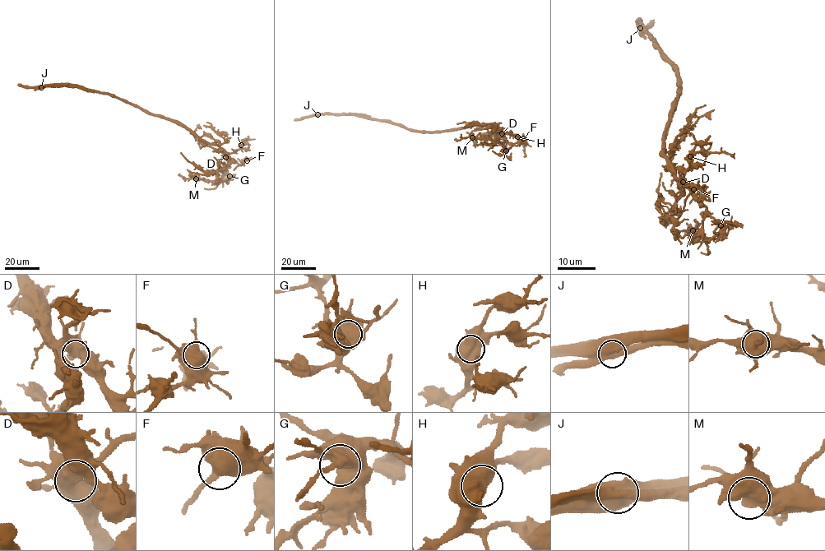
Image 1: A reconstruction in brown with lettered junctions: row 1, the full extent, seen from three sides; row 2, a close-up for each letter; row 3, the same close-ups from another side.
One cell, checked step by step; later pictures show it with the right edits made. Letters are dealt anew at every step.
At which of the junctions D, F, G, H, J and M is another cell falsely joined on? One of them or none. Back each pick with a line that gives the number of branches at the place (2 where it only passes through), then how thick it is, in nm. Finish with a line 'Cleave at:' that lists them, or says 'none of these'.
J: 1 | 950 nm
Cleave at: J

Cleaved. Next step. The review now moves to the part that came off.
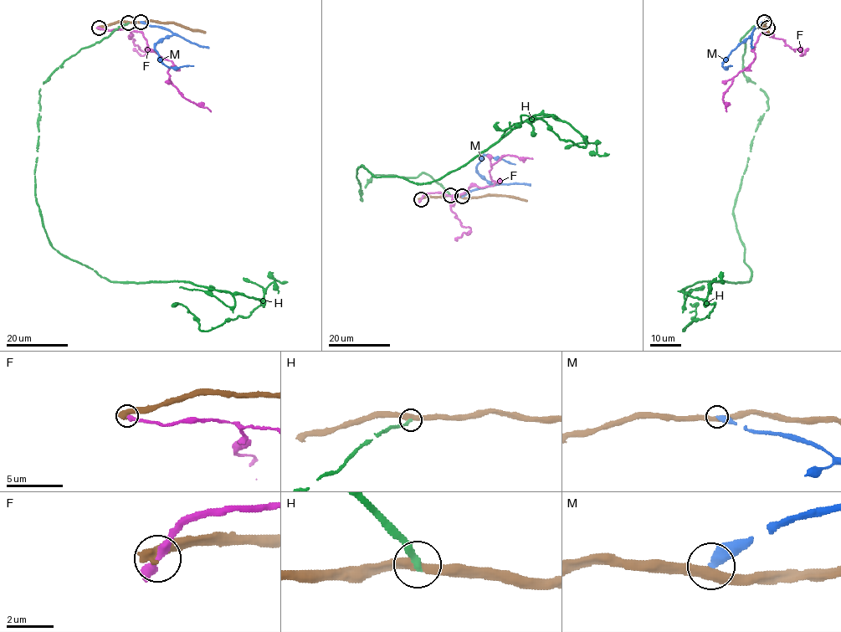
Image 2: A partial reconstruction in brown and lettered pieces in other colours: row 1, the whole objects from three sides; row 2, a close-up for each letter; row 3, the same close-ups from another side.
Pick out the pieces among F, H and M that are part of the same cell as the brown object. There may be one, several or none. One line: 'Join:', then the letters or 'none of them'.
Join: none of them

